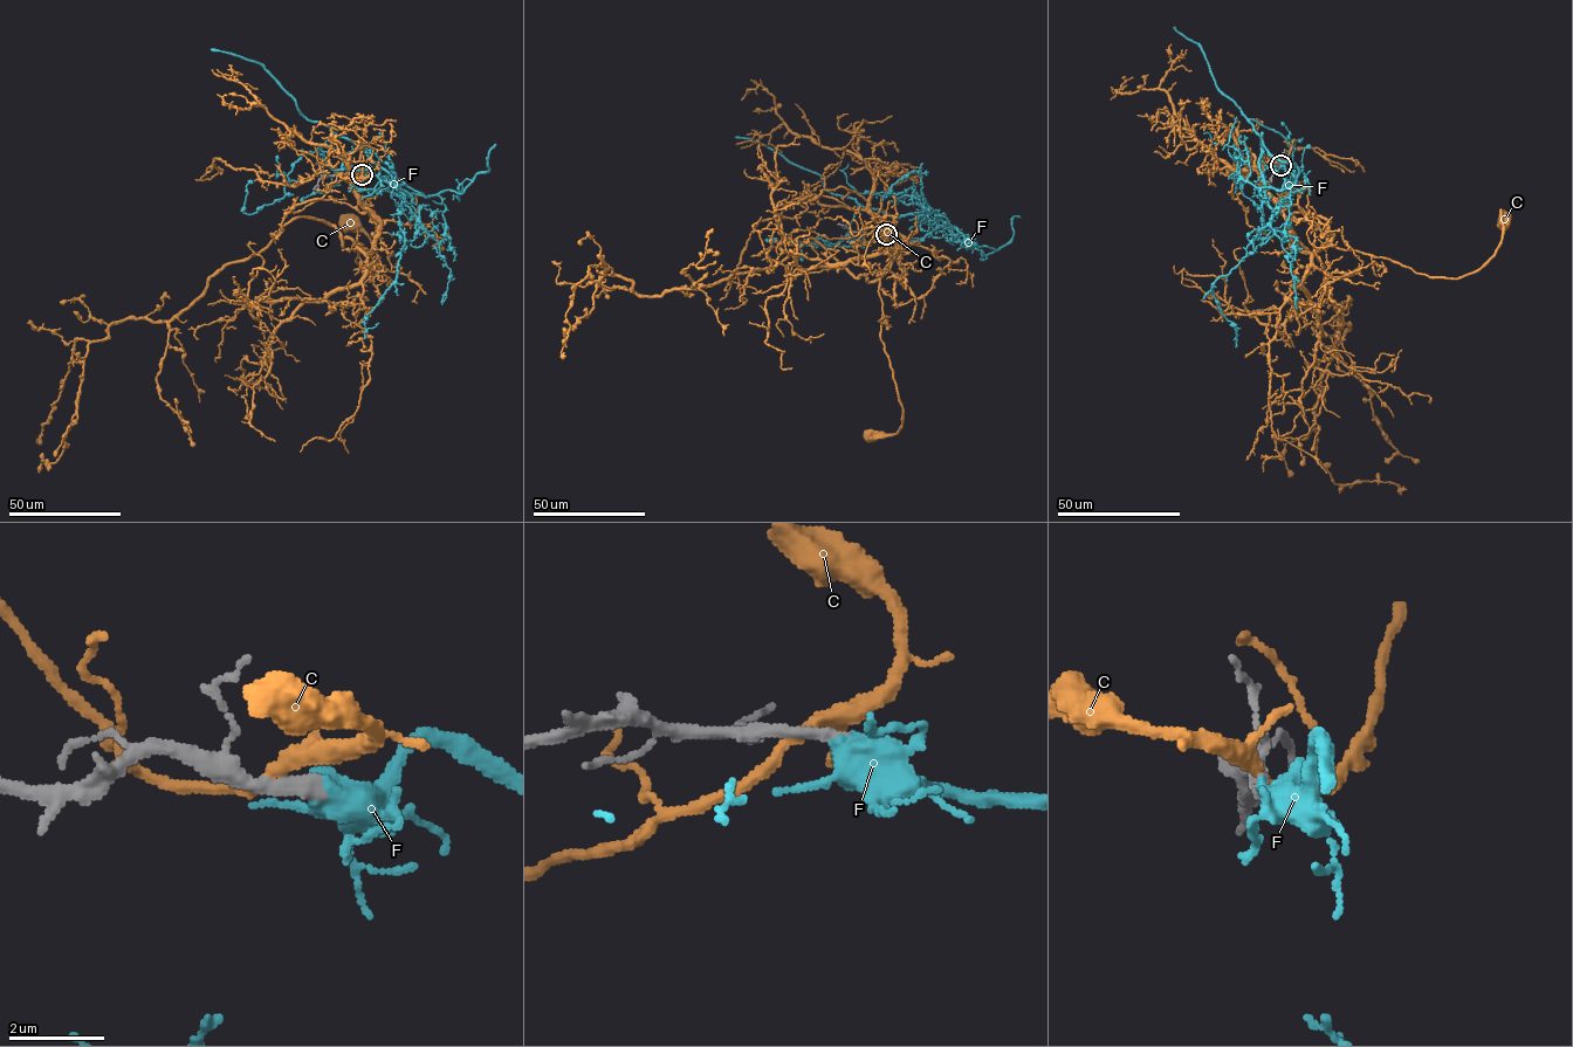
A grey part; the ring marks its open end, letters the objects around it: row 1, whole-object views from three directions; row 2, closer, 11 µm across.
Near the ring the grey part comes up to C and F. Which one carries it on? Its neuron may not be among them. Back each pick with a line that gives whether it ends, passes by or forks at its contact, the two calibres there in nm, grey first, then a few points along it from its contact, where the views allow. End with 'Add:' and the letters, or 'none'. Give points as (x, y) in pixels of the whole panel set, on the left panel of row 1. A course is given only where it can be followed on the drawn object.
F: it passes by; calibres 340 and 480 nm; course (362, 174), (426, 197), (404, 193), (362, 147), (335, 132), (294, 164), (283, 197), (247, 214), (253, 180)
Add: F

